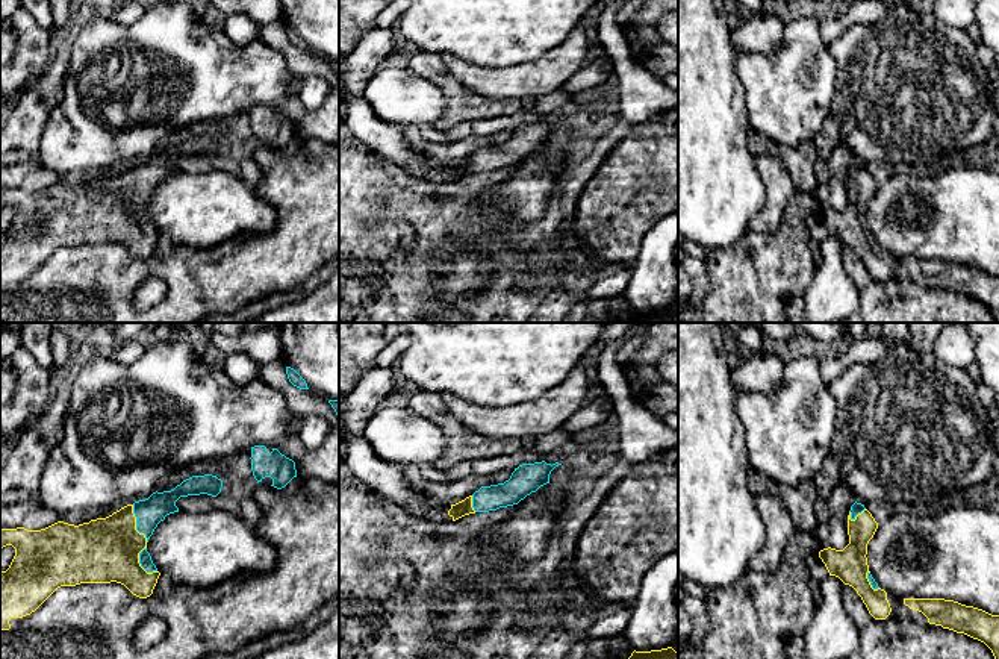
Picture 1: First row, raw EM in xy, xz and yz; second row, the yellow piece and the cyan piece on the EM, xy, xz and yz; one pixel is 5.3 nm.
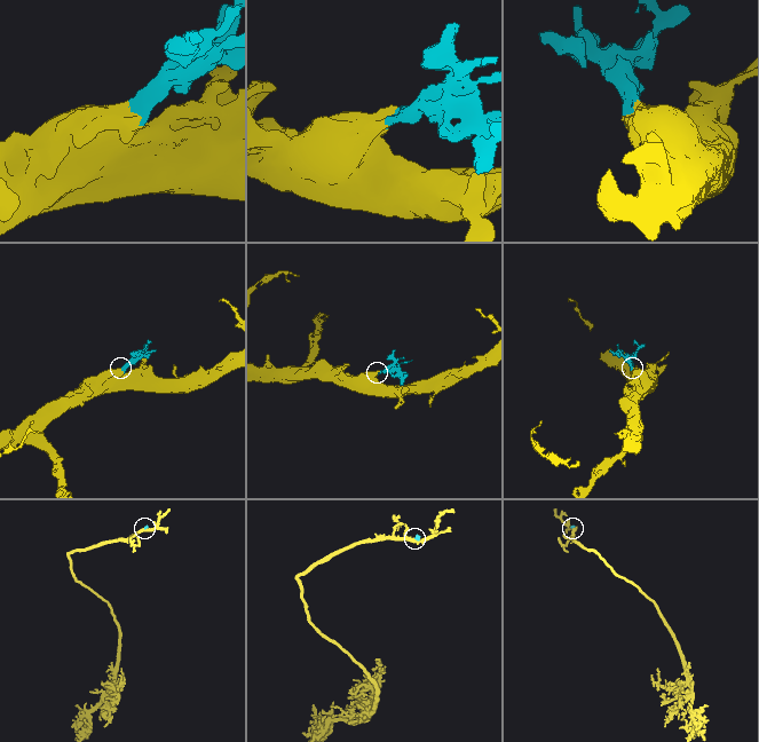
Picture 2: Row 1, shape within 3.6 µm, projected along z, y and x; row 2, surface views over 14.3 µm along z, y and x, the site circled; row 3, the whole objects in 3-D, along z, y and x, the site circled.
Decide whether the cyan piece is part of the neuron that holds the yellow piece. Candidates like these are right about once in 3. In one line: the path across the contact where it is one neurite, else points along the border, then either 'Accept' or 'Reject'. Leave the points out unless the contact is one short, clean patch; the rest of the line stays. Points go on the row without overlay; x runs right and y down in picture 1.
Accept

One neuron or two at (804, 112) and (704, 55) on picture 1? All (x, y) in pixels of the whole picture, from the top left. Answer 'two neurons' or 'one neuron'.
two neurons

